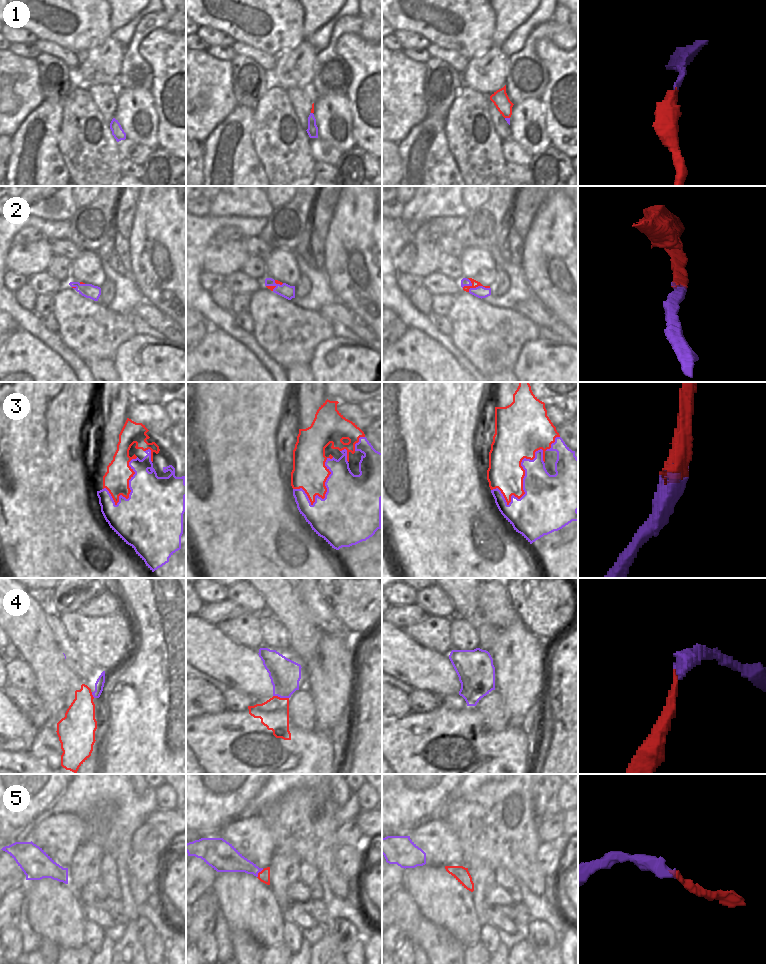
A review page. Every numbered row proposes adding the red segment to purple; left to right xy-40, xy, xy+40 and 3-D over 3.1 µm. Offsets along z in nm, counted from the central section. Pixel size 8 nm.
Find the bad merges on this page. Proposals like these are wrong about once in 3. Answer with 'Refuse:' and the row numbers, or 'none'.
Refuse: 4

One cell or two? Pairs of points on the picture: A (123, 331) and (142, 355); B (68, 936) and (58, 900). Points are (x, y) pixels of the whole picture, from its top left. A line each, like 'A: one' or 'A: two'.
A: two
B: one

